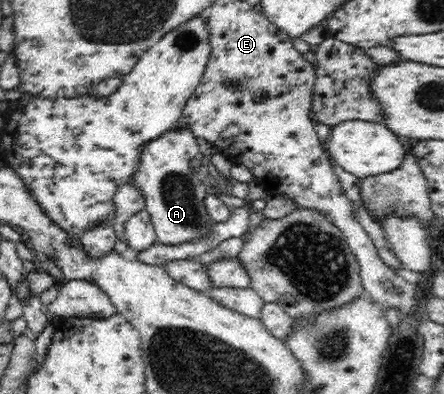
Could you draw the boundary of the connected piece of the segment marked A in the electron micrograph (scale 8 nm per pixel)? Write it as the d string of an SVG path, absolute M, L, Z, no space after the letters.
M186 127L167 130L161 137L151 139L141 145L139 168L129 183L135 184L143 194L144 209L151 218L156 238L161 243L185 243L189 239L197 239L211 231L211 221L203 199L207 194L208 184L192 177L189 161L199 153L196 135Z

